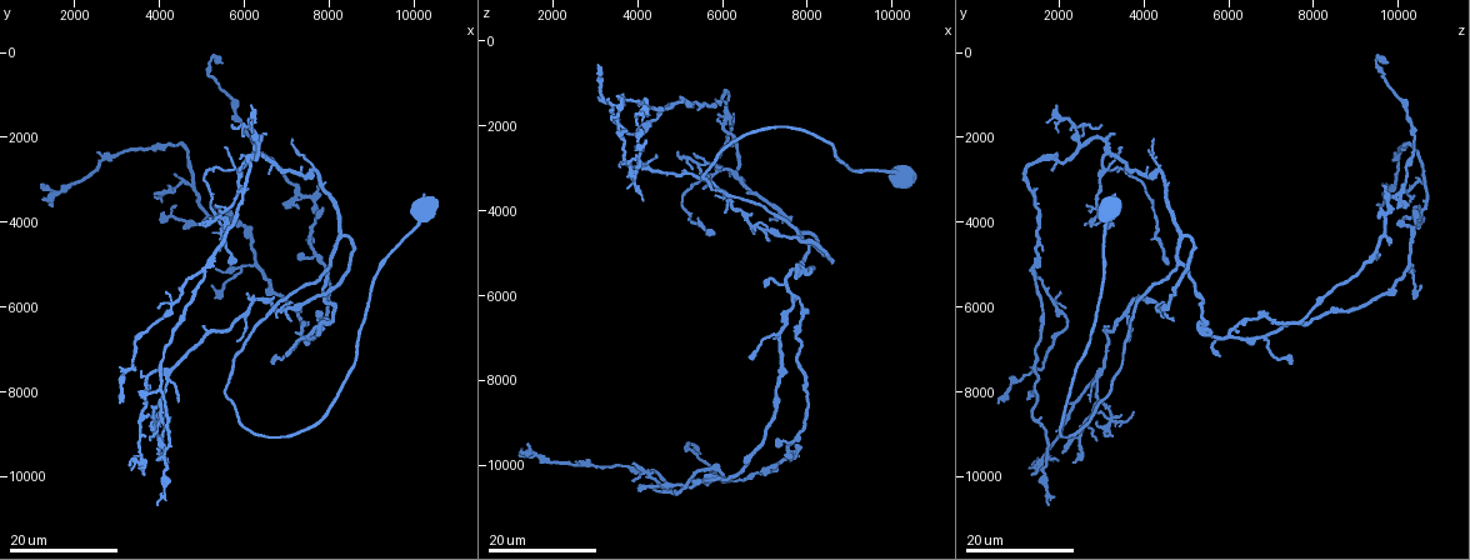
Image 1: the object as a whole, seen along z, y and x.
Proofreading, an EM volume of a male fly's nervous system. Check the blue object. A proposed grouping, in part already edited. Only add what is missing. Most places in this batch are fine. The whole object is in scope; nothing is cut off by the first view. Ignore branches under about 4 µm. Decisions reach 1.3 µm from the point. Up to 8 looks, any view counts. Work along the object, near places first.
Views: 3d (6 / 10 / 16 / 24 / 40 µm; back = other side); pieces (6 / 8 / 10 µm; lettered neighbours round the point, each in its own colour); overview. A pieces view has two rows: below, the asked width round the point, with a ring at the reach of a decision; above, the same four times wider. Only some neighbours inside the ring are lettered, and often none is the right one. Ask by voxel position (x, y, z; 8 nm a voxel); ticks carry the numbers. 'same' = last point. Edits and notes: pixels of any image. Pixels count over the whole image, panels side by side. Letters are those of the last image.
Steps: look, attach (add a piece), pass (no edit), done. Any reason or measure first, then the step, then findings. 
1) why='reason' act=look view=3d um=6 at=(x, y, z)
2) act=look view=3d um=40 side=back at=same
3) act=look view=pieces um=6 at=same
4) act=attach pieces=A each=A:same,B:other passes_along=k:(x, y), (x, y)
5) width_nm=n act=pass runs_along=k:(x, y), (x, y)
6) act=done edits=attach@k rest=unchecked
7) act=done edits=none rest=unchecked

why='an open end' act=look view=3d um=24 at=(7900, 3650, 9600)

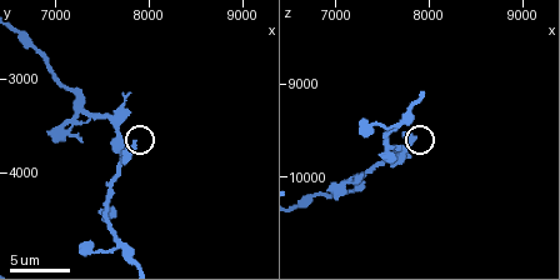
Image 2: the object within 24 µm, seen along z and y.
act=look view=3d um=10 at=same

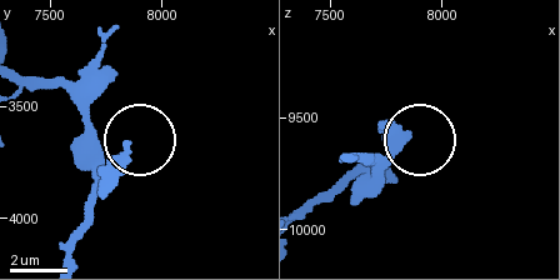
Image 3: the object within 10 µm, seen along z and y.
act=look view=pieces um=10 at=same

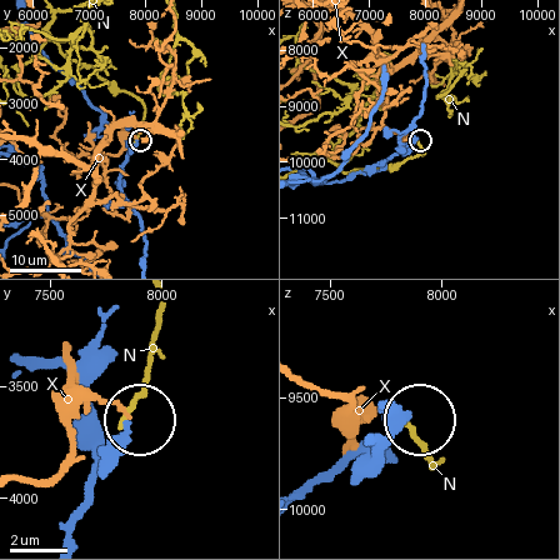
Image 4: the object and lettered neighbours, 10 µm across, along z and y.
act=pass each=N:other,X:other runs_along=4:(70, 538), (91, 466), (128, 425) found='no lettered piece goes on from it'

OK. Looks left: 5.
why='thick end' act=look view=3d um=24 at=(7300, 4850, 9550)

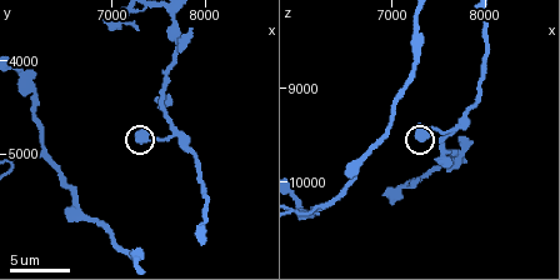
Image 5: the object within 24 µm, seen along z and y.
act=look view=3d um=10 at=(7300, 4800, 9500)

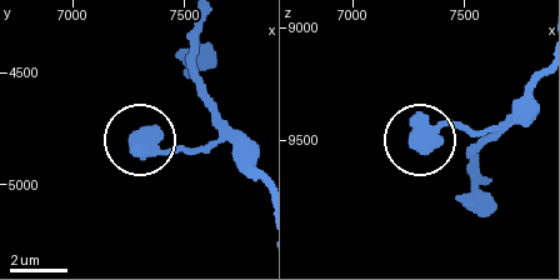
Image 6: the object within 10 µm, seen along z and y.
act=look view=pieces um=8 at=(7270, 4790, 9520)

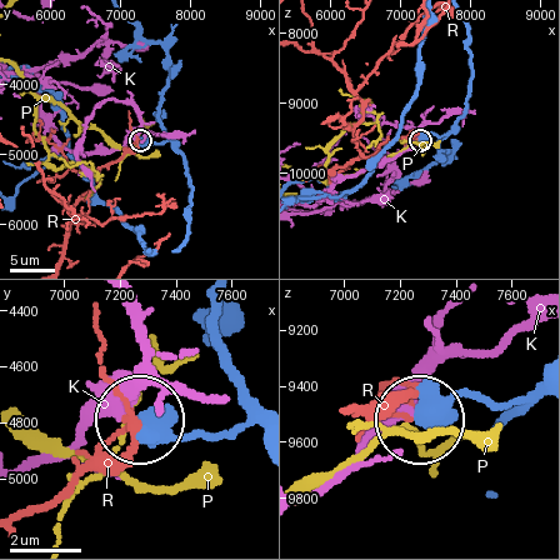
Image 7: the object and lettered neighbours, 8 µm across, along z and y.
width_nm=590 act=pass each=K:other,P:other,R:other found='none of them fits'

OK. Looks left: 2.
why='thin end' act=look view=3d um=24 at=(4350, 3550, 10500)

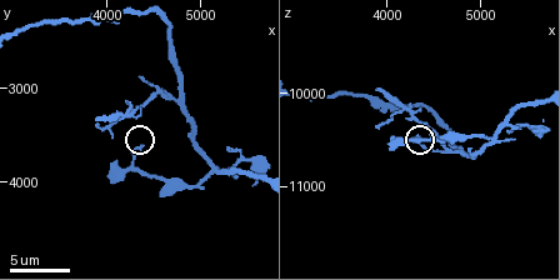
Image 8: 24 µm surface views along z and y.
why='what lies round it' act=look view=pieces um=10 at=same

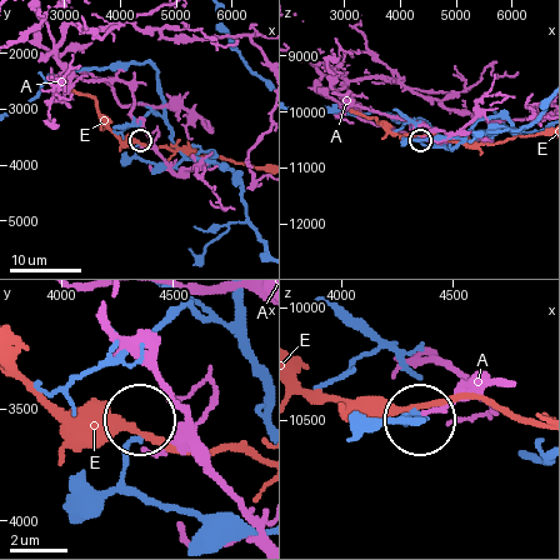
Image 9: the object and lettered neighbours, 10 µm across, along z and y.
act=pass each=A:other,E:other found='none of them fits'

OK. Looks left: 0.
act=done edits=none rest=unchecked

